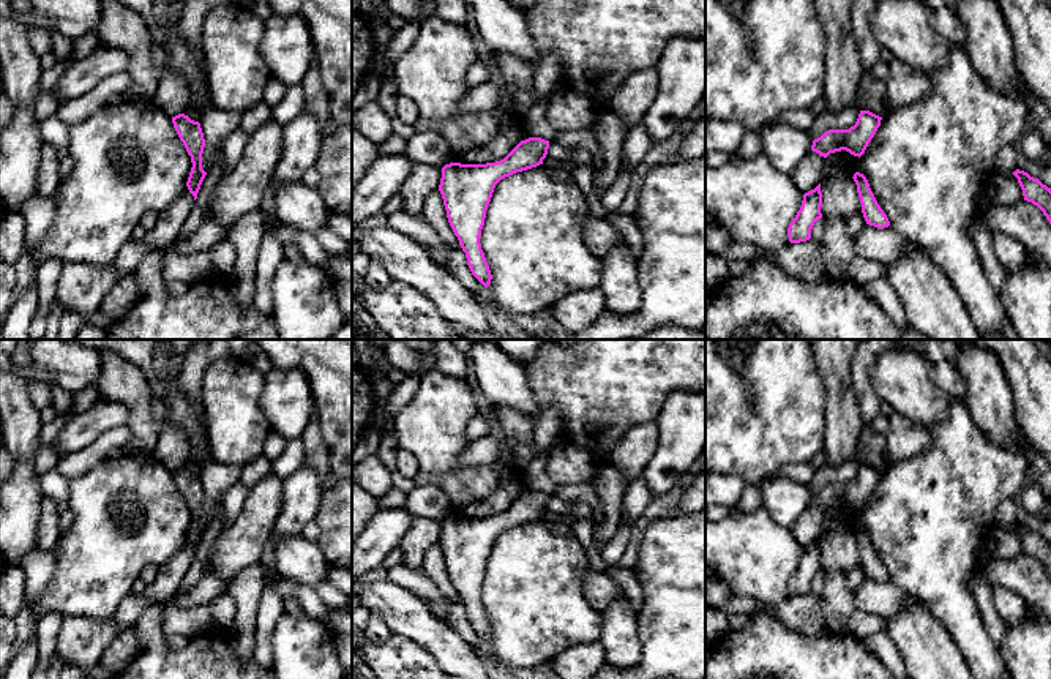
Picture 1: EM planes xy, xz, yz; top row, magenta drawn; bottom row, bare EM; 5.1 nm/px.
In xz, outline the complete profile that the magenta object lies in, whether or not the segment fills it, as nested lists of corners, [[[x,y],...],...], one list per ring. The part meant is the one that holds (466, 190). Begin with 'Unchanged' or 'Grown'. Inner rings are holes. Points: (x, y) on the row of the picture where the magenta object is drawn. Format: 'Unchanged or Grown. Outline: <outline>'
Unchanged. Outline: [[[521,141],[503,159],[486,164],[450,163],[442,167],[439,191],[448,223],[467,257],[472,275],[488,287],[492,275],[480,237],[496,185],[516,172],[543,164],[549,141]]]

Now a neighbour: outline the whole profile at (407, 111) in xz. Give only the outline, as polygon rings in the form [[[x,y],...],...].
[[[402,95],[396,101],[396,117],[402,123],[413,126],[420,117],[418,104]]]

